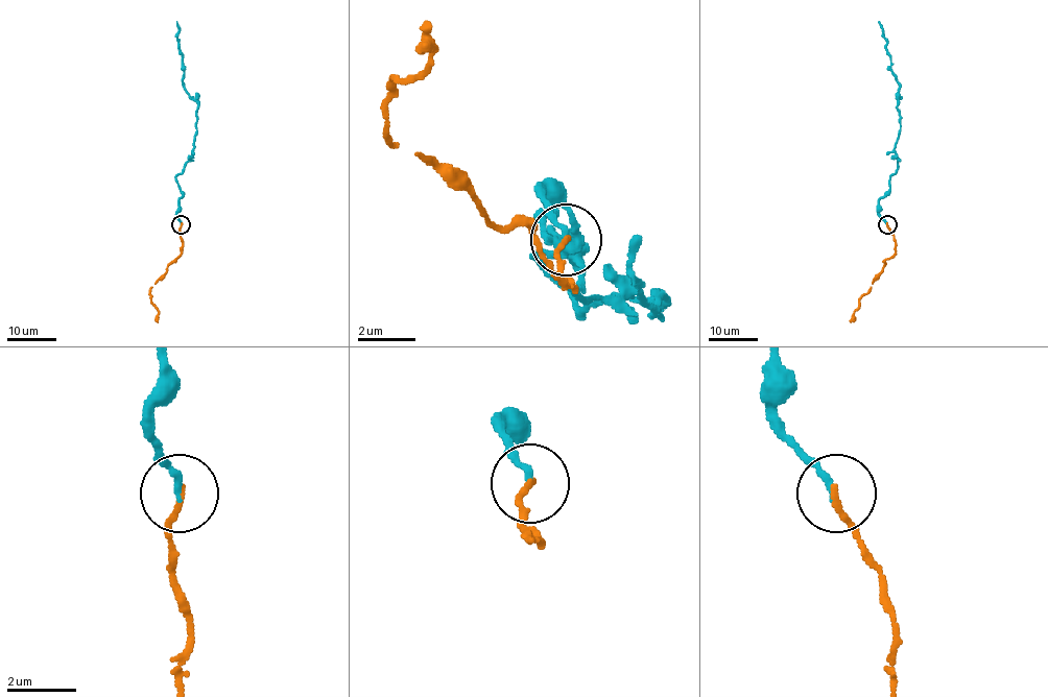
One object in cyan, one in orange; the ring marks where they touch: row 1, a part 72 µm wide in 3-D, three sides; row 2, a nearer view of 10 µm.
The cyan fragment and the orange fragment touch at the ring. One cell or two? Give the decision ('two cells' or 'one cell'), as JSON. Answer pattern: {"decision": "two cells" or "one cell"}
{"decision": "one cell"}

